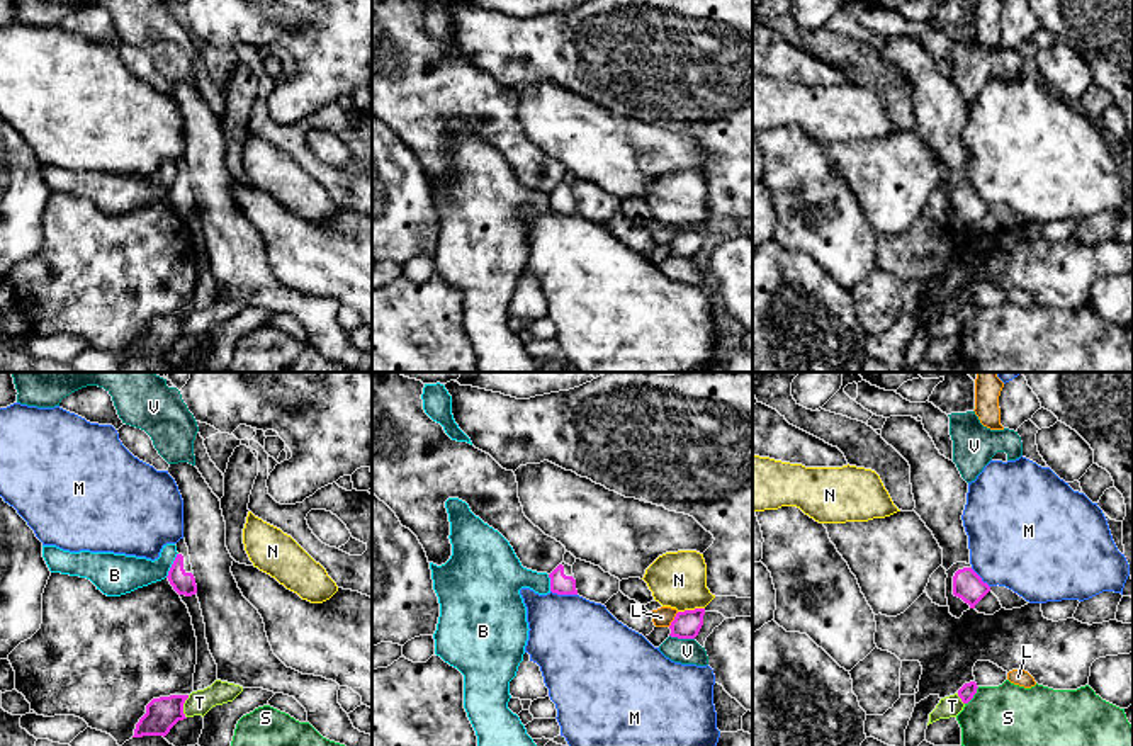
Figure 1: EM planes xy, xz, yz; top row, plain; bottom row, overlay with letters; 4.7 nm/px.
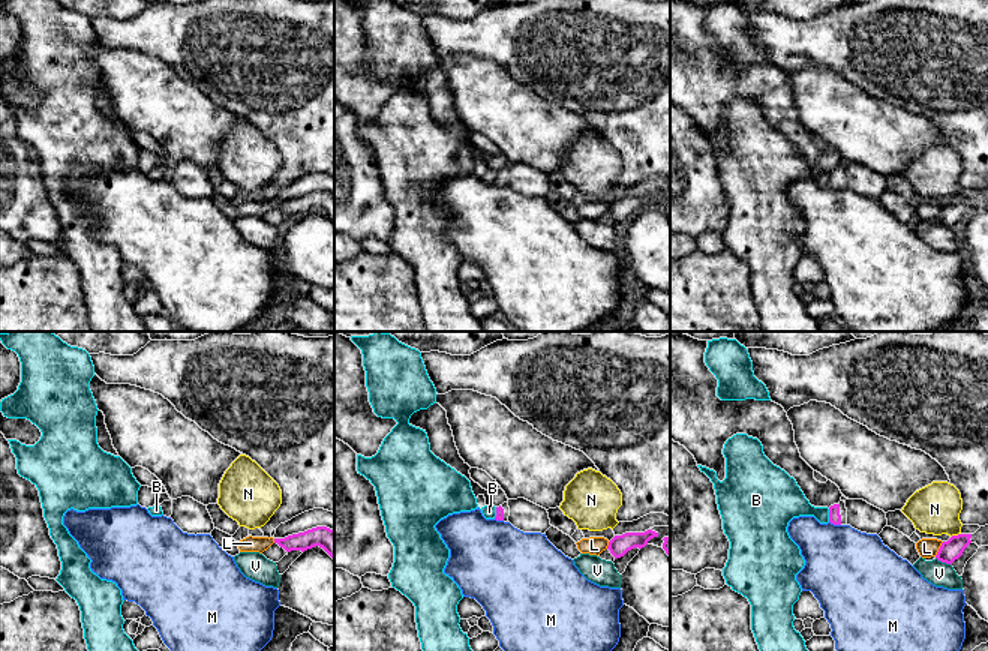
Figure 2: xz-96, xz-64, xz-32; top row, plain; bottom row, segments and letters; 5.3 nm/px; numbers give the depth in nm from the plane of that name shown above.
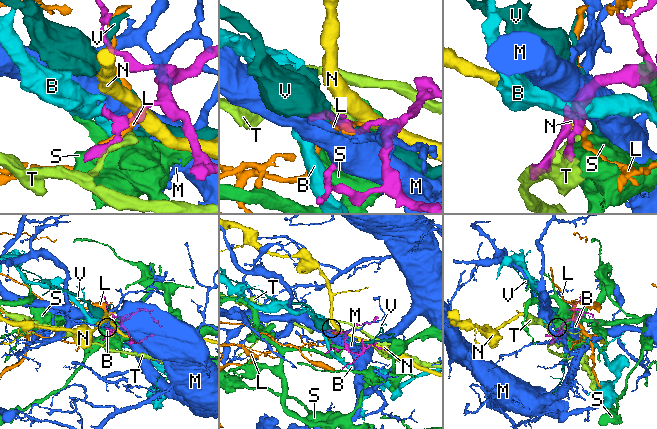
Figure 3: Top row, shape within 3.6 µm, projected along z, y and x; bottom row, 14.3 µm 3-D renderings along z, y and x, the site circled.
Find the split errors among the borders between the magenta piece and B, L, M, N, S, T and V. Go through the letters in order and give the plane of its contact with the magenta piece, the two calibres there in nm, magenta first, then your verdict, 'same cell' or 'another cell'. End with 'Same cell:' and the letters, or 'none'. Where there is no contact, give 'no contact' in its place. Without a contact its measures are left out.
B: xy | 110/180 nm | another cell
L: xz | 130/90 nm | another cell
M: xz | 100/420 nm | another cell
N: xz | 130/260 nm | another cell
S: yz | 70/280 nm | another cell
T: xy | 160/120 nm | another cell
V: xz | 130/130 nm | another cell
Same cell: none

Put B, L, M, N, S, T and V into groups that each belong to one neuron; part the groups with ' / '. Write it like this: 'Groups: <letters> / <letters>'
Groups: B / L / M / N / S / T / V

